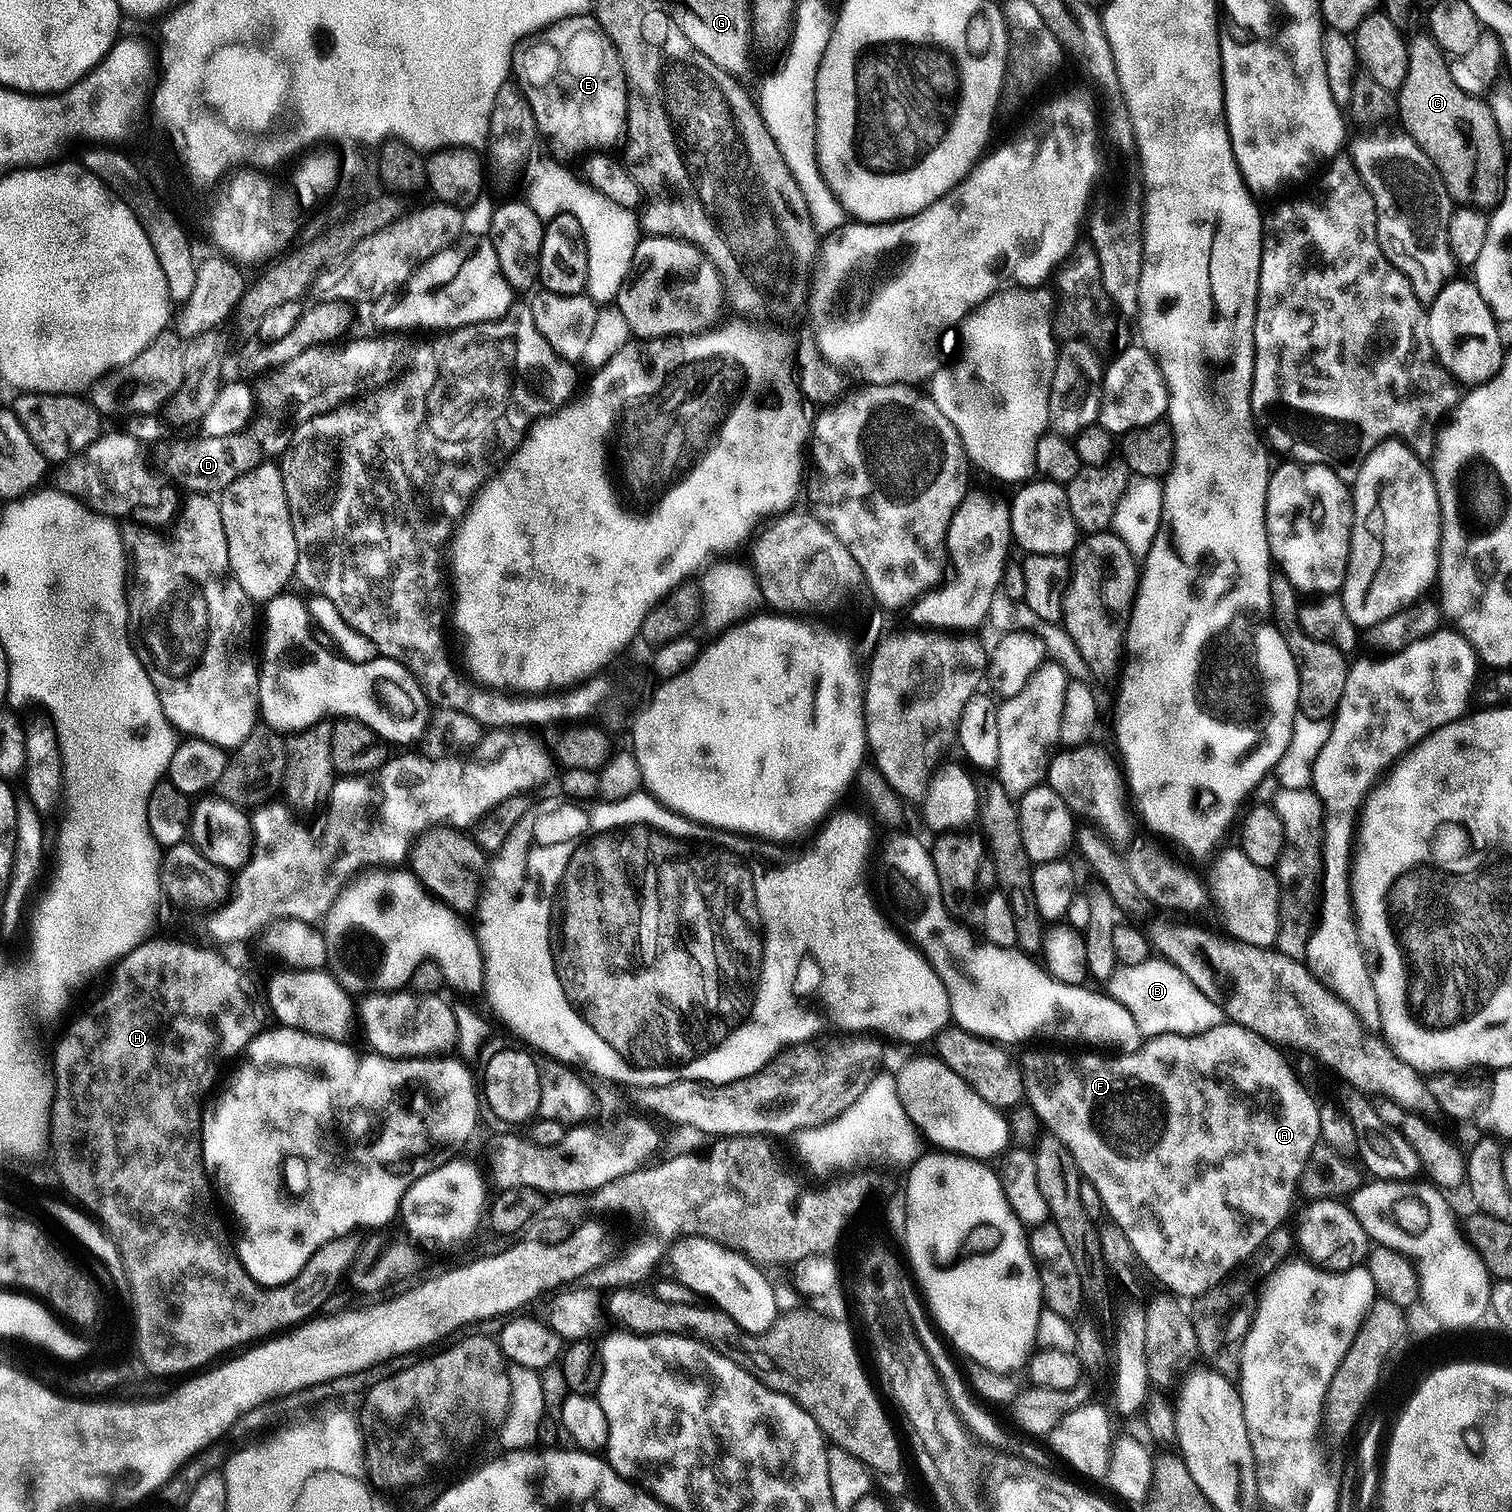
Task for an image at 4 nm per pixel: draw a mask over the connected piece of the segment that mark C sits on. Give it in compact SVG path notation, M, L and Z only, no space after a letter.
M1420 30L1413 36L1409 35L1406 41L1408 44L1406 78L1398 93L1399 127L1407 132L1411 140L1422 150L1422 154L1430 158L1453 201L1465 200L1468 204L1495 205L1502 195L1502 175L1506 161L1504 161L1505 141L1496 128L1491 107L1487 103L1483 104L1483 99L1472 97L1455 85L1449 68L1449 57L1427 31Z

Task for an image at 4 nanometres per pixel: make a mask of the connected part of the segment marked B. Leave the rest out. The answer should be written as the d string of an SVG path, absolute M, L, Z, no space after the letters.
M1150 958L1146 962L1138 962L1138 966L1119 965L1114 984L1117 984L1114 989L1117 1002L1130 1010L1134 1022L1138 1022L1141 1037L1151 1038L1167 1032L1193 1036L1225 1023L1226 1017L1220 1006L1202 994L1186 974L1163 958Z

